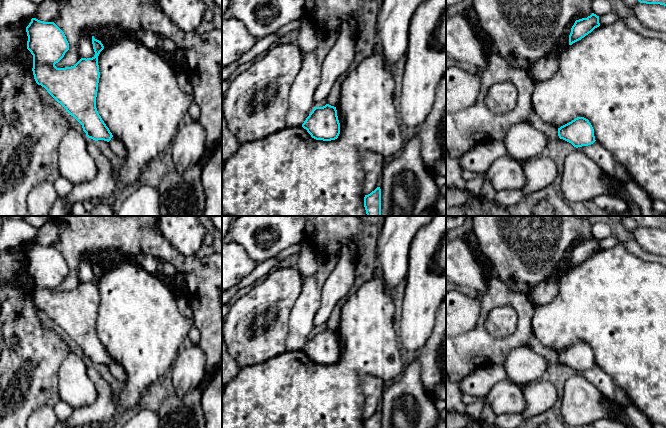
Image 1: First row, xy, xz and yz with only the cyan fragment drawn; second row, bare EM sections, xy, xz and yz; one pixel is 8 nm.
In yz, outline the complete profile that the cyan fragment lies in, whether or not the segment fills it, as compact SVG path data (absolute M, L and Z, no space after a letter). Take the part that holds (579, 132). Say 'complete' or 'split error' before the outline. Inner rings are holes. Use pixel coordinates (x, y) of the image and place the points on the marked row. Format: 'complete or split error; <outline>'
complete; M577 117L558 128L558 136L576 148L591 145L596 141L594 129L589 120L584 117Z

